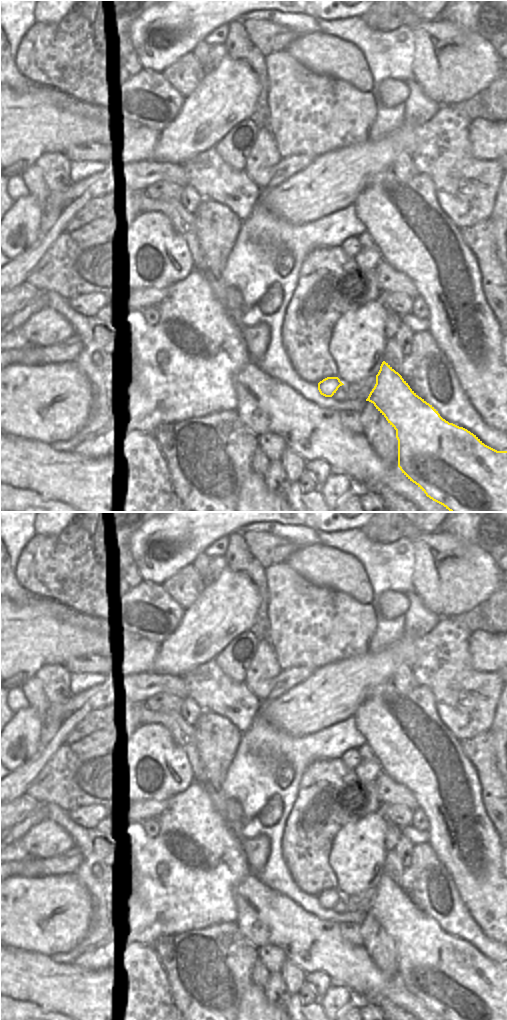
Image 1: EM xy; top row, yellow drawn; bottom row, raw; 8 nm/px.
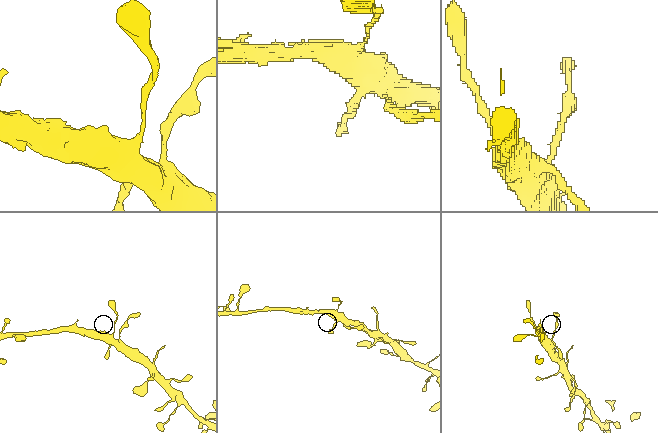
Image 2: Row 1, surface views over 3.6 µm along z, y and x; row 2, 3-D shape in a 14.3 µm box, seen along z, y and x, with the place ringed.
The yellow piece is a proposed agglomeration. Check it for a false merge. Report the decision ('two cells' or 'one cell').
one cell

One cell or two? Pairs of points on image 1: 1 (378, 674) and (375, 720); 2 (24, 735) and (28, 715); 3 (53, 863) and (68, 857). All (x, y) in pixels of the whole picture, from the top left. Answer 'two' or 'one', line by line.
1: two
2: one
3: one

